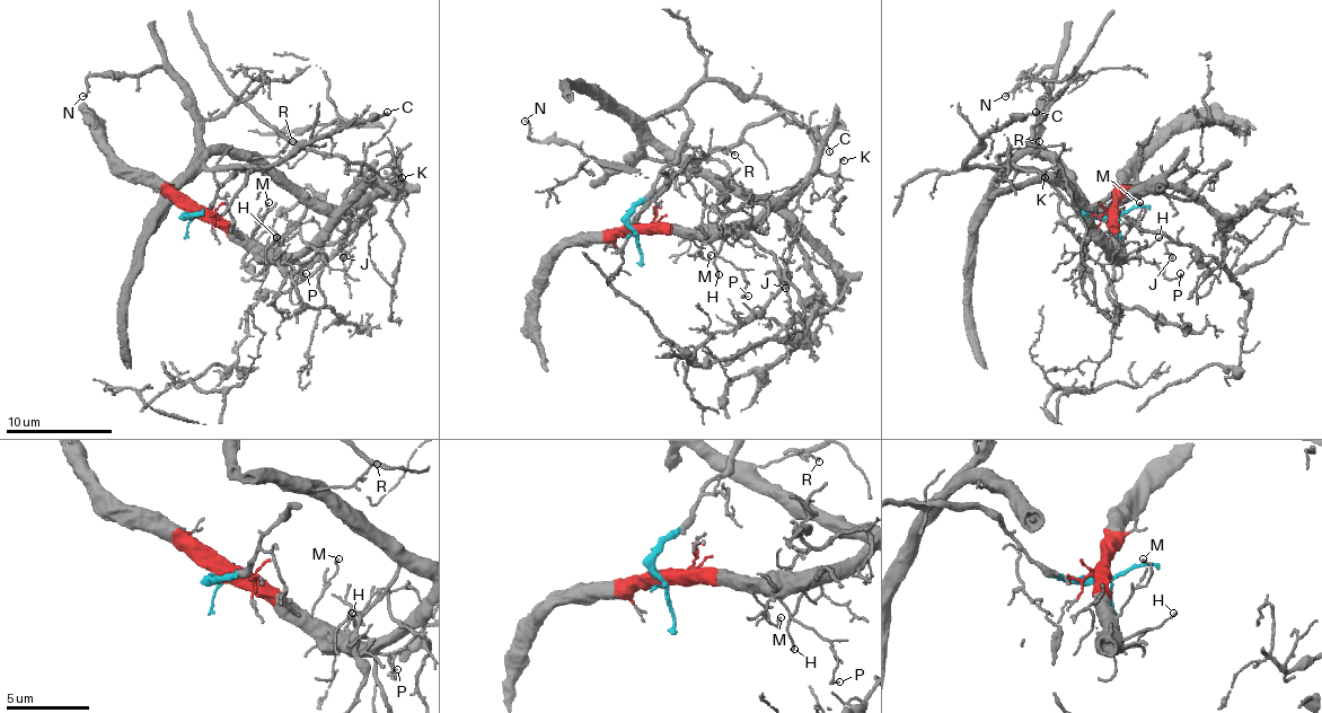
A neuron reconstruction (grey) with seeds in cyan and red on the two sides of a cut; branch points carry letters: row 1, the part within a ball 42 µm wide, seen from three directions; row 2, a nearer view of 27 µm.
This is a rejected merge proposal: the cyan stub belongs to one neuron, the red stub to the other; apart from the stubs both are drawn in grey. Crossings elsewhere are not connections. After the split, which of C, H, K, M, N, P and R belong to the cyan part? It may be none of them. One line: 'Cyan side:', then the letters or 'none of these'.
Cyan side: C, N, R

